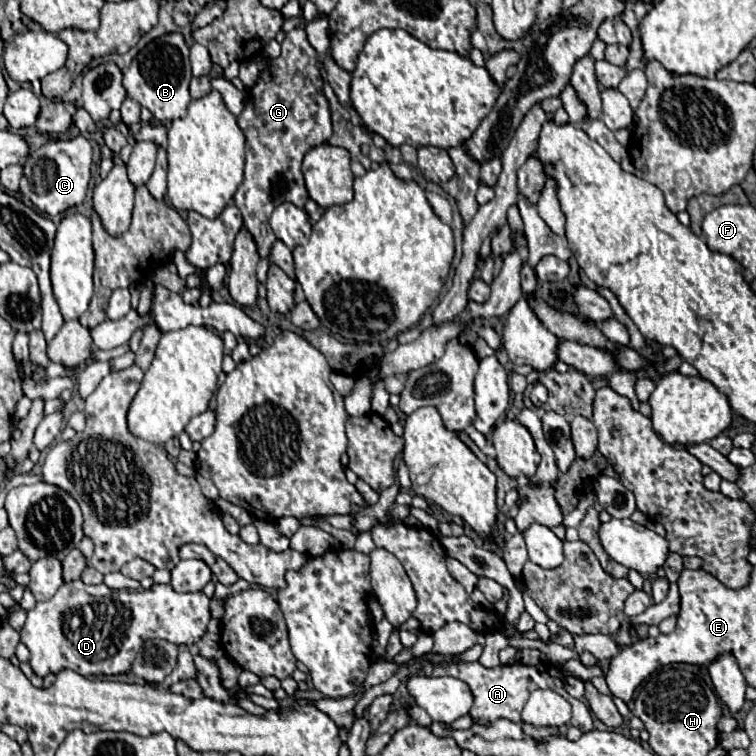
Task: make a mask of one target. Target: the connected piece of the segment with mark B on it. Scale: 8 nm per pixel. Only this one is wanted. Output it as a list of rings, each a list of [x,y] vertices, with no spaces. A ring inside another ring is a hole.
[[[179,33],[161,35],[143,47],[137,57],[131,61],[129,69],[123,75],[123,87],[127,95],[135,99],[139,105],[147,107],[155,119],[173,121],[177,117],[187,115],[189,97],[189,81],[191,81],[191,65],[189,65],[189,47]]]

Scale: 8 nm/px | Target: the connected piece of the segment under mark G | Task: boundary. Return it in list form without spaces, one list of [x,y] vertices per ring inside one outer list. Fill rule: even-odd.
[[[295,27],[293,31],[289,31],[285,35],[285,39],[281,41],[281,55],[277,59],[267,61],[257,83],[249,91],[249,101],[245,103],[243,113],[237,117],[237,123],[243,129],[247,143],[245,143],[245,179],[239,185],[233,199],[243,215],[243,225],[253,233],[253,237],[257,241],[259,255],[269,257],[269,249],[277,239],[269,225],[269,217],[271,217],[275,205],[281,205],[283,201],[291,201],[297,207],[303,207],[307,203],[309,193],[307,193],[303,171],[301,171],[303,157],[311,147],[327,143],[333,133],[329,103],[323,95],[323,79],[321,79],[321,71],[319,71],[317,51],[309,45],[307,33],[303,27]]]

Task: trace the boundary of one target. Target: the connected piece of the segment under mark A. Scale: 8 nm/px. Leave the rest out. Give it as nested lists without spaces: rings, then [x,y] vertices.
[[[479,661],[473,663],[451,663],[451,665],[435,665],[433,675],[449,675],[449,677],[457,677],[461,681],[465,681],[471,687],[473,693],[473,707],[469,711],[469,717],[473,719],[473,723],[493,723],[495,719],[509,719],[513,723],[521,723],[521,709],[525,705],[525,701],[529,699],[529,695],[535,689],[551,689],[555,693],[559,693],[561,697],[565,697],[571,707],[573,707],[573,717],[569,721],[569,727],[577,727],[583,733],[593,729],[593,717],[591,717],[591,709],[571,697],[565,691],[565,681],[563,681],[563,673],[559,667],[551,665],[551,663],[539,663],[539,665],[523,665],[523,663],[511,663],[511,665],[499,665],[499,667],[483,667]]]

